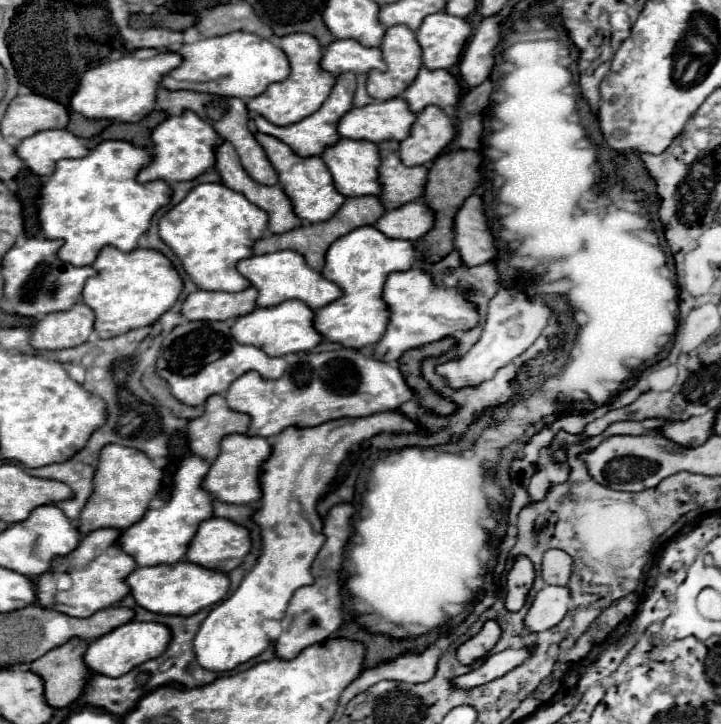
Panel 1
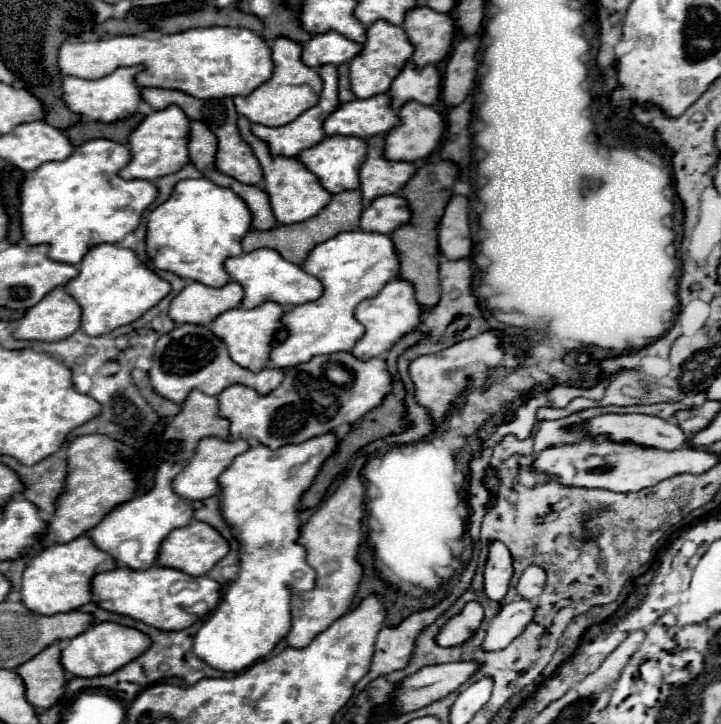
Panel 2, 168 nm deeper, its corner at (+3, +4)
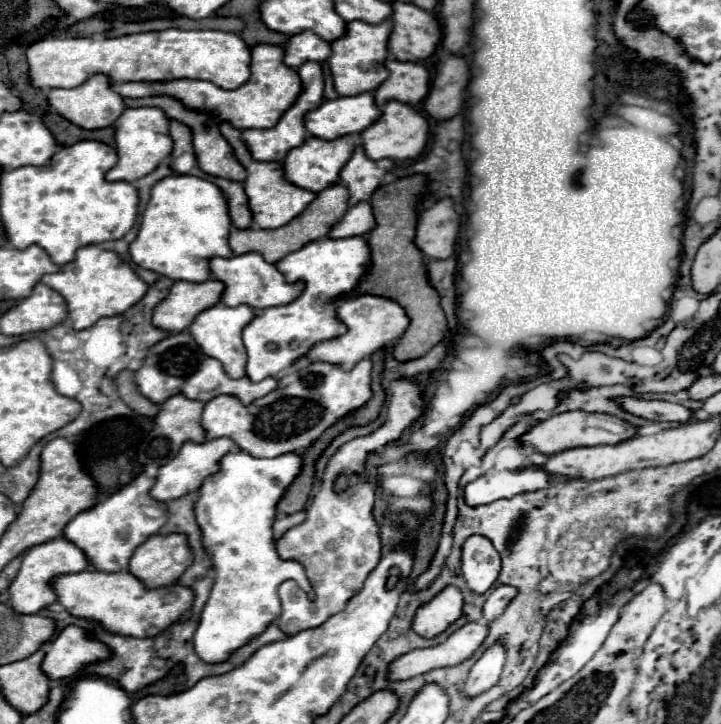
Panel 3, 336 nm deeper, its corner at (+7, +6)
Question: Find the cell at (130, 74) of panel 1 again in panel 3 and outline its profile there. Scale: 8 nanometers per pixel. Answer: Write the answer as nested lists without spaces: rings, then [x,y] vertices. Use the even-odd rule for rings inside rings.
[[[94,74],[84,84],[72,88],[72,90],[52,88],[48,92],[47,99],[51,107],[50,112],[60,114],[68,122],[72,122],[72,124],[76,124],[76,126],[80,126],[84,130],[114,126],[114,122],[120,118],[120,114],[126,108],[124,100],[120,98],[120,94],[116,94],[114,90],[110,90],[110,78],[104,76],[104,74]]]

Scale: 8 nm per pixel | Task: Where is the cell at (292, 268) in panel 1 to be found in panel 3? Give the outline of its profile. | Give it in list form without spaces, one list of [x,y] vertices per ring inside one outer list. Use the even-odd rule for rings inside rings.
[[[256,252],[232,256],[232,258],[212,258],[210,272],[216,280],[220,280],[224,284],[220,302],[226,306],[246,304],[254,310],[264,310],[270,306],[288,304],[288,302],[292,302],[292,298],[296,298],[296,294],[300,294],[300,282],[296,282],[296,286],[284,282],[284,276],[276,270],[276,266],[264,262],[264,258],[260,258],[260,254],[256,254]]]

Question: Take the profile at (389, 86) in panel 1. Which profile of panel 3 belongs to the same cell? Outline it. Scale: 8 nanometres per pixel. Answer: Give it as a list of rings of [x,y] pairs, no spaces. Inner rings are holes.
[[[386,18],[384,22],[376,26],[368,26],[364,22],[348,22],[346,32],[342,38],[332,42],[332,56],[328,58],[334,90],[338,96],[352,96],[352,94],[362,94],[362,92],[374,92],[384,78],[388,76],[384,68],[384,60],[388,56],[388,34],[392,32],[392,20]]]

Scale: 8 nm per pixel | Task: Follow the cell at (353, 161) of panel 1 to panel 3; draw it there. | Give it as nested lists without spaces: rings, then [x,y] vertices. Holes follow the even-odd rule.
[[[352,136],[336,138],[332,142],[324,142],[322,138],[306,138],[304,144],[290,150],[286,160],[282,162],[284,178],[288,182],[292,182],[294,186],[306,188],[310,192],[320,192],[320,190],[324,190],[324,186],[330,186],[340,180],[340,166],[344,166],[344,162],[348,162],[348,158],[352,156],[352,150],[354,150]]]

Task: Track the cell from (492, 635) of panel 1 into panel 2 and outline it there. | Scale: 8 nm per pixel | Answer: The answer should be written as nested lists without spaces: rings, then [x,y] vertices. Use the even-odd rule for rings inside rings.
[[[468,602],[458,616],[448,620],[448,624],[436,636],[436,642],[444,648],[462,646],[464,642],[468,642],[474,636],[474,632],[480,628],[482,620],[484,620],[482,606],[478,602]]]

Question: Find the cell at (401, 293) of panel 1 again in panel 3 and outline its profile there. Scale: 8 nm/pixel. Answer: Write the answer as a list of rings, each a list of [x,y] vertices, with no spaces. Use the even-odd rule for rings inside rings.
[[[364,294],[364,298],[342,300],[336,308],[336,316],[346,326],[346,332],[340,338],[316,342],[300,360],[328,362],[348,372],[366,356],[388,348],[390,342],[396,340],[408,326],[408,316],[404,314],[404,310],[400,310],[400,306],[396,306],[396,302],[388,302],[388,298],[372,298],[370,294]]]

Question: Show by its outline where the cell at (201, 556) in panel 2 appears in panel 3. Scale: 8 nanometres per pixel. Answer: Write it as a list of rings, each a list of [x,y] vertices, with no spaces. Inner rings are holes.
[[[154,534],[134,550],[128,562],[128,572],[134,574],[144,584],[146,590],[158,590],[172,586],[190,564],[192,564],[192,552],[188,548],[184,534],[166,534],[166,536]]]

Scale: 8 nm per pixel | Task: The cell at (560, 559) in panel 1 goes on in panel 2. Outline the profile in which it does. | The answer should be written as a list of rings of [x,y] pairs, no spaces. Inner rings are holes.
[[[534,564],[528,566],[518,580],[518,592],[528,600],[536,600],[542,594],[544,586],[546,586],[546,570]]]

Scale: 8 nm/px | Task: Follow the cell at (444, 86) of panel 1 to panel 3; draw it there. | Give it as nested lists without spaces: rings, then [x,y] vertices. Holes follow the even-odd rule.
[[[388,56],[384,62],[388,78],[374,90],[374,102],[378,108],[388,100],[398,100],[410,106],[420,104],[428,94],[428,70],[414,62],[398,62]]]

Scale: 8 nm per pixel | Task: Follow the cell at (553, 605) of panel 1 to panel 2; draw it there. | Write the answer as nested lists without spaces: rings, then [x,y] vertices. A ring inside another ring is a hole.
[[[520,598],[512,604],[506,604],[498,616],[490,620],[490,628],[484,640],[484,650],[502,650],[506,648],[514,638],[518,638],[526,626],[536,616],[536,606],[528,598]]]

